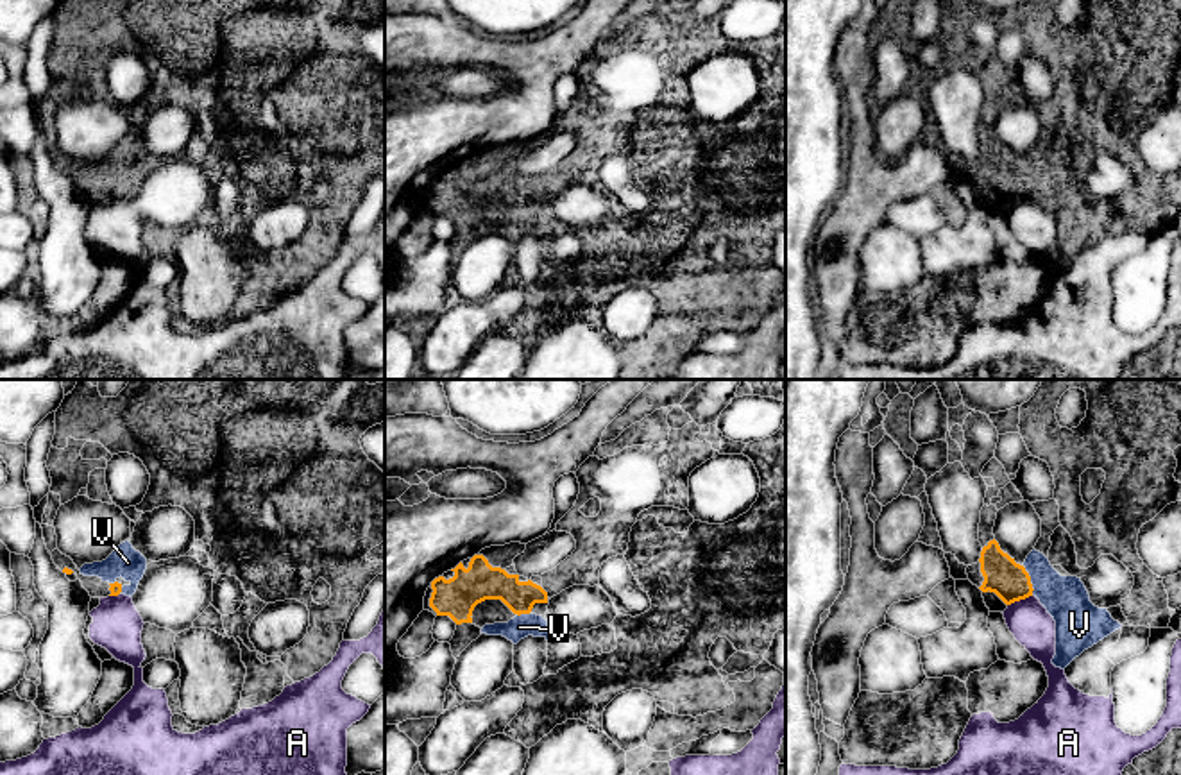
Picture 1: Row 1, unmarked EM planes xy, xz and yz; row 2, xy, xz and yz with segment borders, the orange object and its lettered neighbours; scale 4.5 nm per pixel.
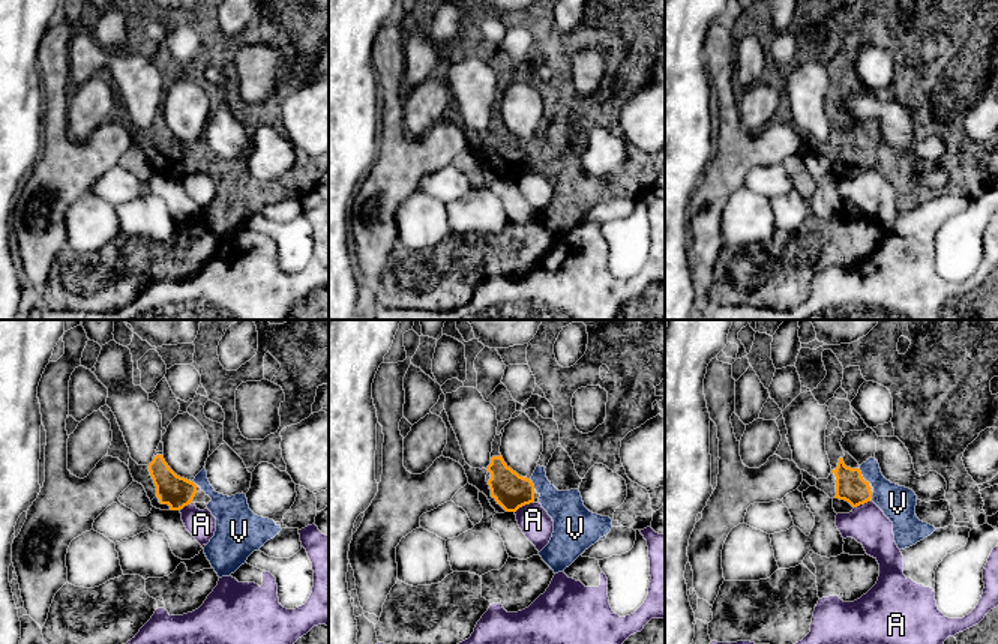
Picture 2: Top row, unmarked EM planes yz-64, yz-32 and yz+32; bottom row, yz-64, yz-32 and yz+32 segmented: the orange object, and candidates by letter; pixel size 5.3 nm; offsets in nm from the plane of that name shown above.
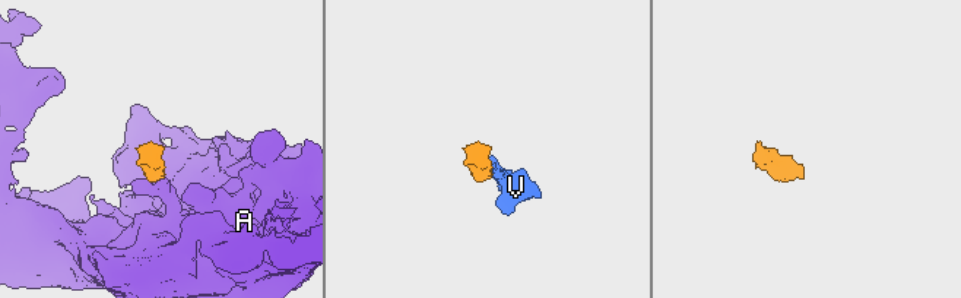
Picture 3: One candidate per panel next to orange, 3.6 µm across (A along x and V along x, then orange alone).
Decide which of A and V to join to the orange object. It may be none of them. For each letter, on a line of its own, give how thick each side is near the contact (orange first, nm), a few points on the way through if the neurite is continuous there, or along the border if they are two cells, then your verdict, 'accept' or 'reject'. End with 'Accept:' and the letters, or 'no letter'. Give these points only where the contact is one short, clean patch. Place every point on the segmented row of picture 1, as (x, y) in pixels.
A: 170 nm thick on the orange side, 190 nm on the other; reject
V: 170 nm thick on the orange side, 200 nm on the other; runs through yz (1010, 580), (1029, 580), (1044, 580), (1065, 598); accept
Accept: V

